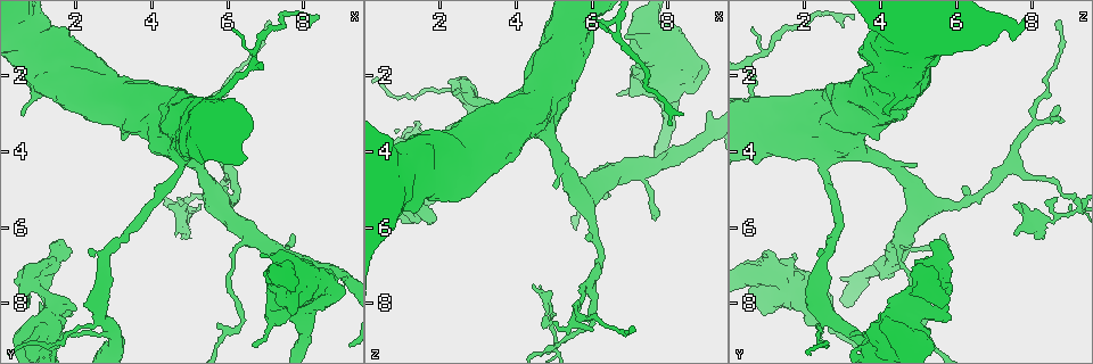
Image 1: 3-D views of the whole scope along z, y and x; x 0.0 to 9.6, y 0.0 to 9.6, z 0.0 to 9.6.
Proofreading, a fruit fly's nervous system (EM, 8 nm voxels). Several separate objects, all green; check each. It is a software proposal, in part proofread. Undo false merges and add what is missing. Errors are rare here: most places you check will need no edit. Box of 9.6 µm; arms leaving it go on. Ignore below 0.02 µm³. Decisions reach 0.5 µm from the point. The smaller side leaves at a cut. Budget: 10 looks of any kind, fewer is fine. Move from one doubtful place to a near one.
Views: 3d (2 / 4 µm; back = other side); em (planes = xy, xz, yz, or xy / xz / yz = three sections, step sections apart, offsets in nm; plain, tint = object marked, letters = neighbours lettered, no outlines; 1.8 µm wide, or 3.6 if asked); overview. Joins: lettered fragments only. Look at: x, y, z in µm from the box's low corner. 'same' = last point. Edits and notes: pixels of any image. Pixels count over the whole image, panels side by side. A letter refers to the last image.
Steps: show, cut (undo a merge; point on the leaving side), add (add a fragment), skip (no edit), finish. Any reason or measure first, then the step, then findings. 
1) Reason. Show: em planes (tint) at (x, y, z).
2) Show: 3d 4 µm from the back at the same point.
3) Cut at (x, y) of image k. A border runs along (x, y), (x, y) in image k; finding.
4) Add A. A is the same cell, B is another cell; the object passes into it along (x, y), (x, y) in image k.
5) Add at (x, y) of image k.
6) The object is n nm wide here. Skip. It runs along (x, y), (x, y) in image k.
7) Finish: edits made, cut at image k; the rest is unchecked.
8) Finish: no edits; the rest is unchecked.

Sharp bend. Show: 3d 4 µm at (5.80, 2.70, 0.55).

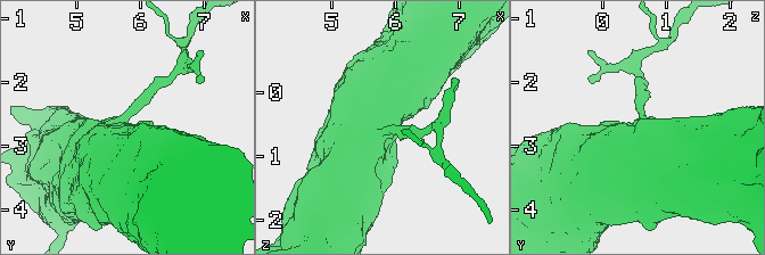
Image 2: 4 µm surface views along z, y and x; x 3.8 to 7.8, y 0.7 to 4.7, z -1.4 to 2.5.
Shape alone is not enough. Show: em 3.6 µm xy step 4 (tint) at (5.75, 2.65, 0.60).

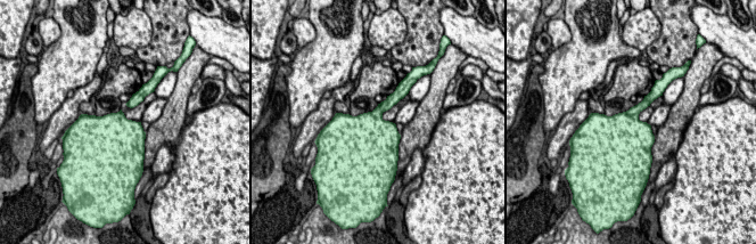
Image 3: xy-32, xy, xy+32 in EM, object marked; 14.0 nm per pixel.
Show: em 3.6 µm xz step 4 (letters) at the same point.

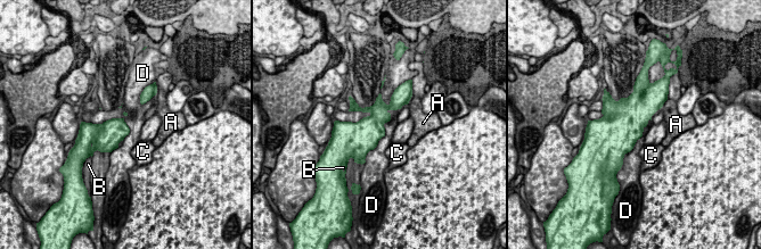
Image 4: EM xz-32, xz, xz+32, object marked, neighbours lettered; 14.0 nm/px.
The longest contact is with D, 1050 nm. Skip. A, B, C and D are other cells; a border runs along (407, 104), (389, 111), (363, 163) in image 4; continuous, no second neuron.

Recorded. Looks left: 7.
Free end. Show: em planes (letters) at (7.20, 6.80, 1.70).

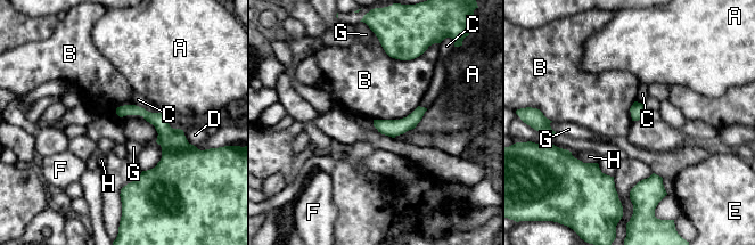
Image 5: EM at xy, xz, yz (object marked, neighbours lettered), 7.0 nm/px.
The longest contact is with B, 380 nm. Skip. A, B, C, D, E, F, G and H are other cells; it runs along (126, 107), (167, 136), (167, 161), (133, 186) in image 5; no lettered fragment goes on from it.

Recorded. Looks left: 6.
Thin end. Show: em xy step 4 (tint) at (6.60, 9.10, 2.55).

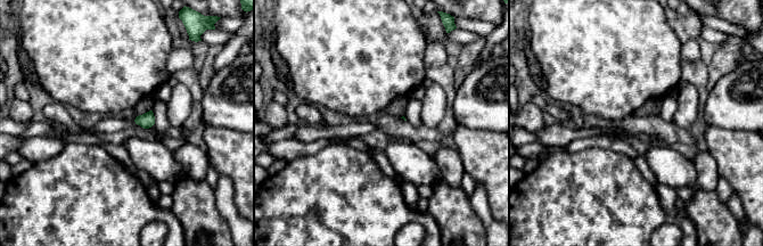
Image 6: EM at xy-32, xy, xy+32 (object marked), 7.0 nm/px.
Another direction. Show: em planes (letters) at the same point.

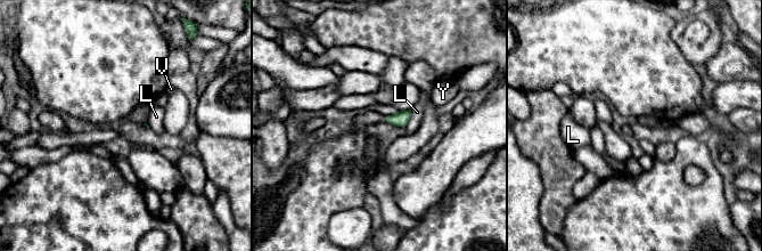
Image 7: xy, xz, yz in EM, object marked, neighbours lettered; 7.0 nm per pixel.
Skip. L, V and Y are other cells; a border runs along (411, 110), (409, 121), (403, 127) in image 7; no lettered fragment goes on from it.

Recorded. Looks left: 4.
Sudden change in width. Show: em xy step 8 (letters) at (1.80, 8.90, 3.60).

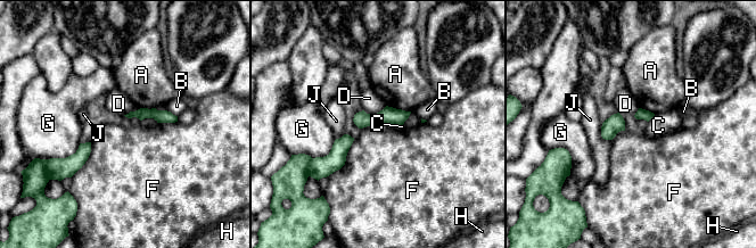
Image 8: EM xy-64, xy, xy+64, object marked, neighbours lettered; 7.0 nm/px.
Show: em planes (letters) at the same point.

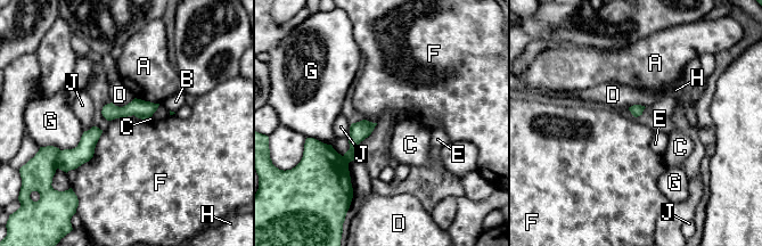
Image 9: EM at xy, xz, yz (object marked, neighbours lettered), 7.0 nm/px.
The object is 80 nm wide here. Cut at (320, 182) of image 9. A, B, C, D, E, F, G, H and J are other cells; a border runs along (343, 156), (349, 162) in image 9; a second neuron is stuck on.

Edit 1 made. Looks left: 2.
Finish: edits made, cut at image 9; the rest is unchecked.

